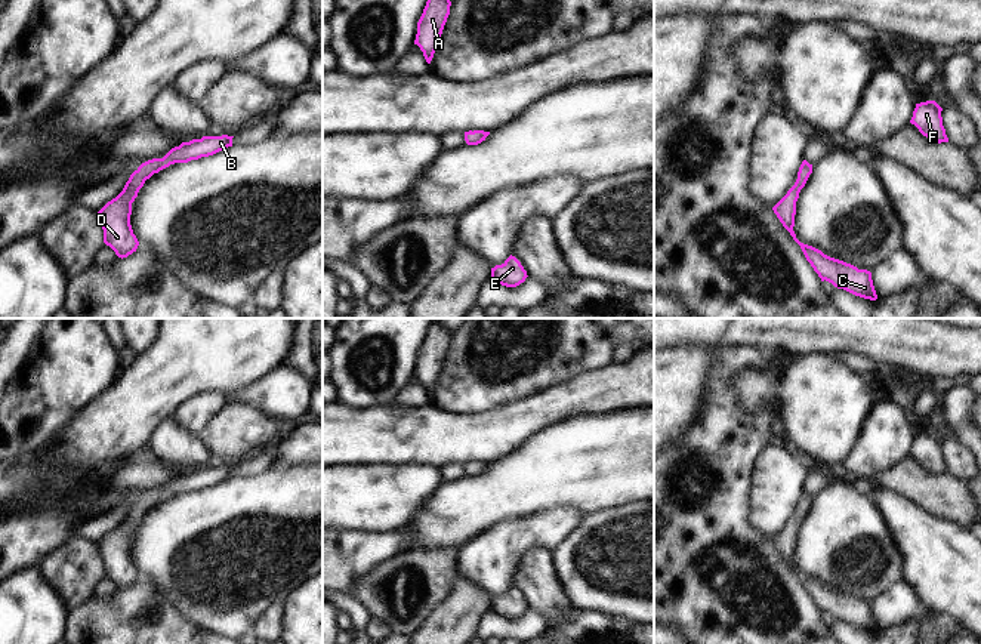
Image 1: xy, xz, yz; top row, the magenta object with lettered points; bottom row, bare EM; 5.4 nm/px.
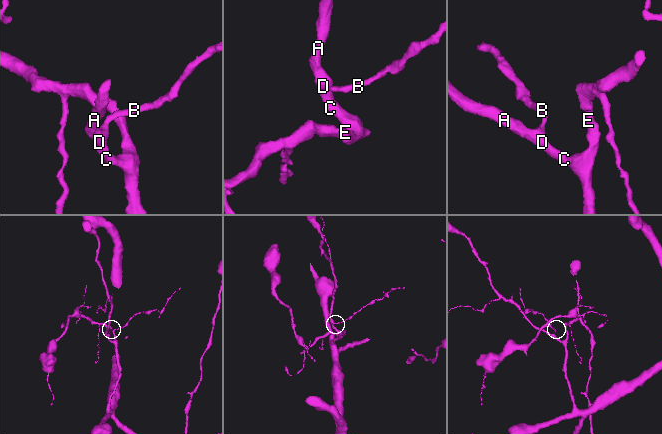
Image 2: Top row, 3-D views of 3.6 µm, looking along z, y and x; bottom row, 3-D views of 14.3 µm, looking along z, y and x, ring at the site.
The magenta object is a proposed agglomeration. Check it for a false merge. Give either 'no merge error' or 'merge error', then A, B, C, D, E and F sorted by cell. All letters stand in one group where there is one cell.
no merge error; groups A B C D E F

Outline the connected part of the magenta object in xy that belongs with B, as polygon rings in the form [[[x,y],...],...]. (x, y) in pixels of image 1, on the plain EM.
[[[228,466],[203,468],[201,471],[182,474],[179,478],[172,480],[163,490],[152,490],[142,494],[130,506],[123,523],[98,543],[104,561],[104,574],[121,591],[136,583],[139,573],[133,566],[130,546],[132,534],[138,529],[145,512],[170,496],[188,494],[232,478],[232,469],[234,468]]]

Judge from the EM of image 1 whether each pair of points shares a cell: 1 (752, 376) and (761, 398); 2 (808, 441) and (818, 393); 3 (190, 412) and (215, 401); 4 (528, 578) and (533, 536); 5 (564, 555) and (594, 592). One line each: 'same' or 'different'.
1: same
2: same
3: same
4: different
5: same

